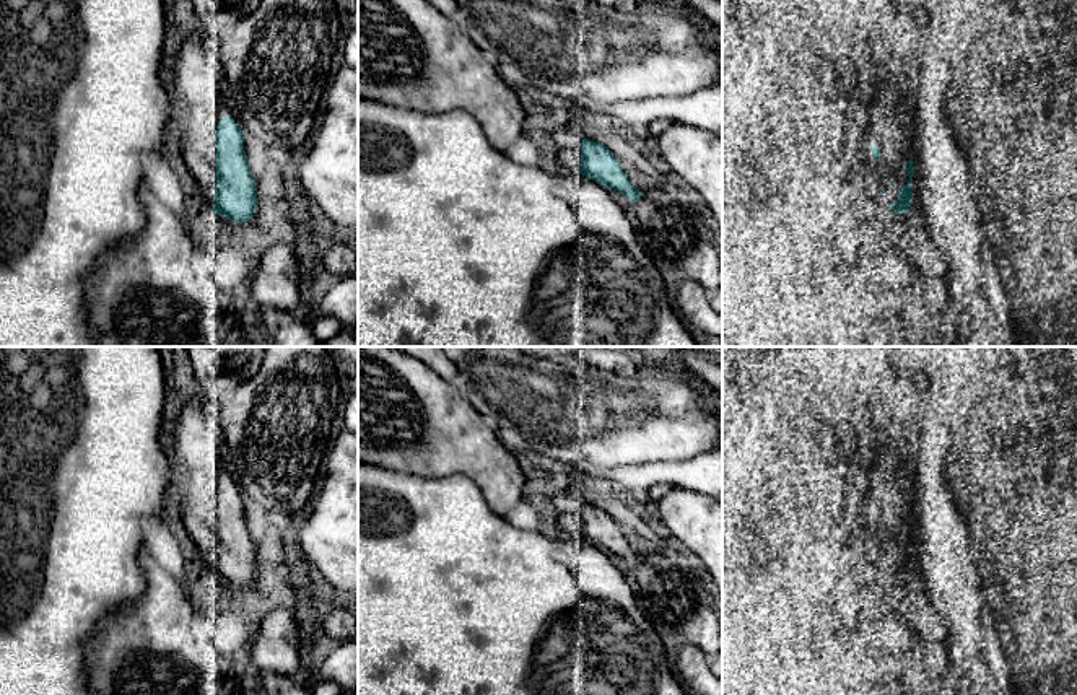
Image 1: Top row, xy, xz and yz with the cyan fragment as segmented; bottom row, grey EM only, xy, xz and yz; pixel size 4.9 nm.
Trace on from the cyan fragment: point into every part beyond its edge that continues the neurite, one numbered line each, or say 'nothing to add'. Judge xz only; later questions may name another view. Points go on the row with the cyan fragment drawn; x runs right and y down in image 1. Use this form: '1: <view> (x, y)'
1: xz (568, 157)

